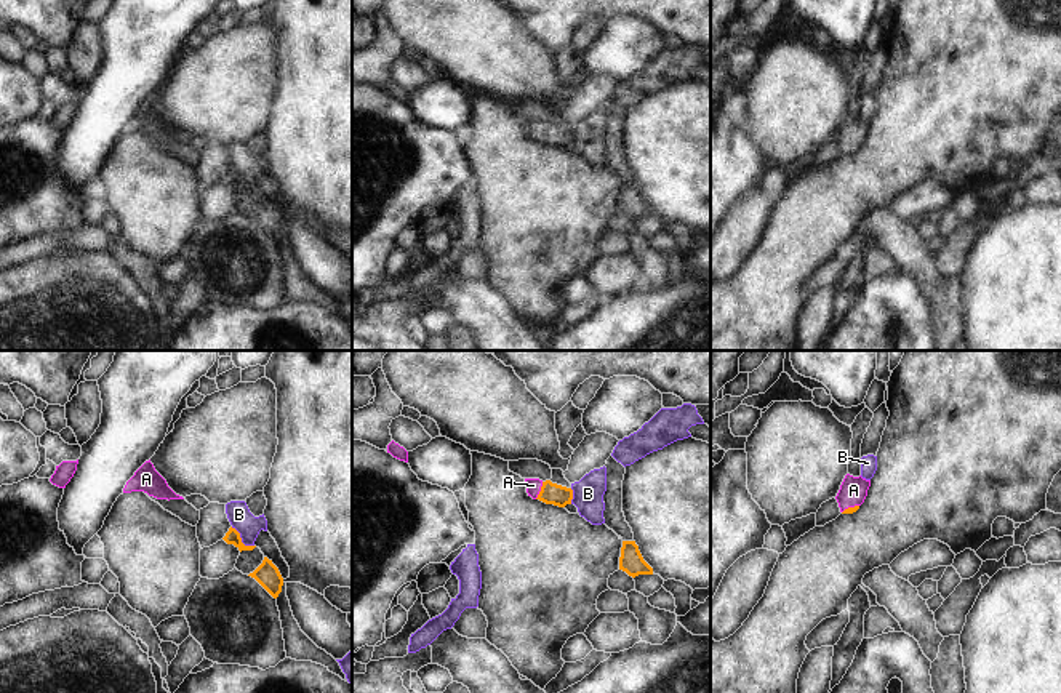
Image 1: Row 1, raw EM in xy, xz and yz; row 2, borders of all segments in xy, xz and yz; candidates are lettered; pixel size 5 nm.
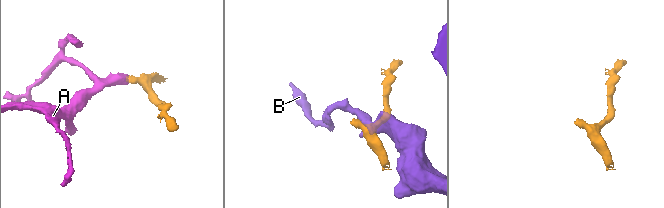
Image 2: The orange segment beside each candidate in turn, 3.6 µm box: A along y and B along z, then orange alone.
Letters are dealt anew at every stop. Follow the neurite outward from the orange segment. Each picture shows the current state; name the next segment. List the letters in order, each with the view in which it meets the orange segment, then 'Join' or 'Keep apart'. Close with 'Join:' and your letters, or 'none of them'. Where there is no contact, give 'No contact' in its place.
A: Touches orange in xz. Join
B: Touches orange in xy. Keep apart
Join: A

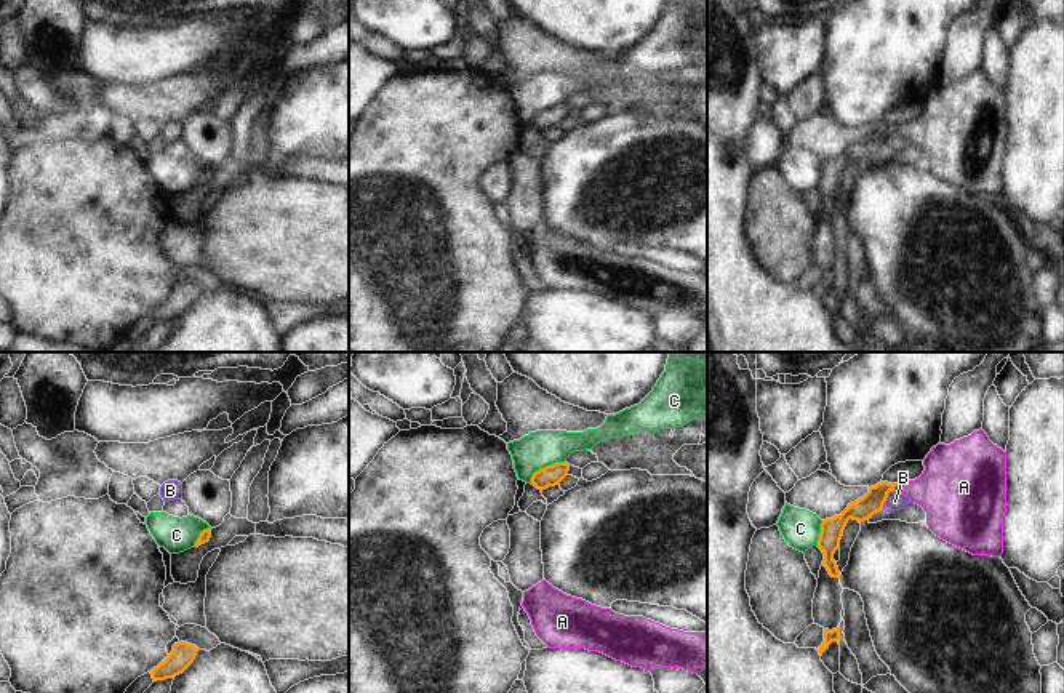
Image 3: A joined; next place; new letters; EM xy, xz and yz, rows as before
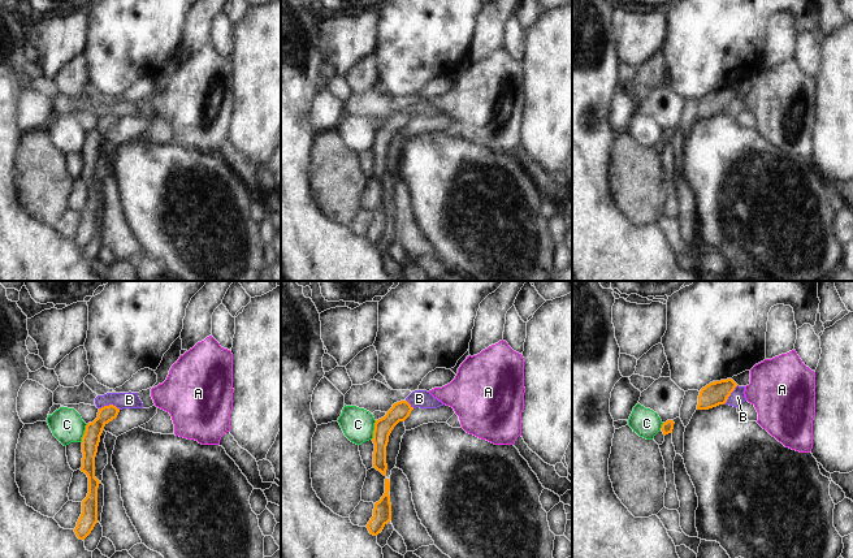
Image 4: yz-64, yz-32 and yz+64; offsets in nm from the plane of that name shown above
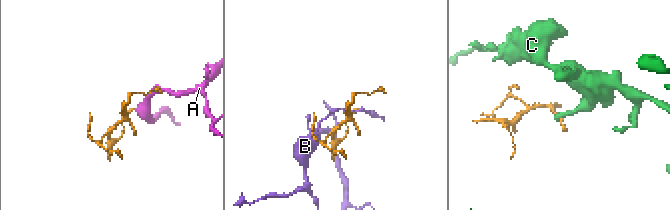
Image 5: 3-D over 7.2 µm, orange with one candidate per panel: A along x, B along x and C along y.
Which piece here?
A: Touches orange in yz. Keep apart
B: Touches orange in yz. Keep apart
C: Touches orange in xz. Keep apart
Join: none of them

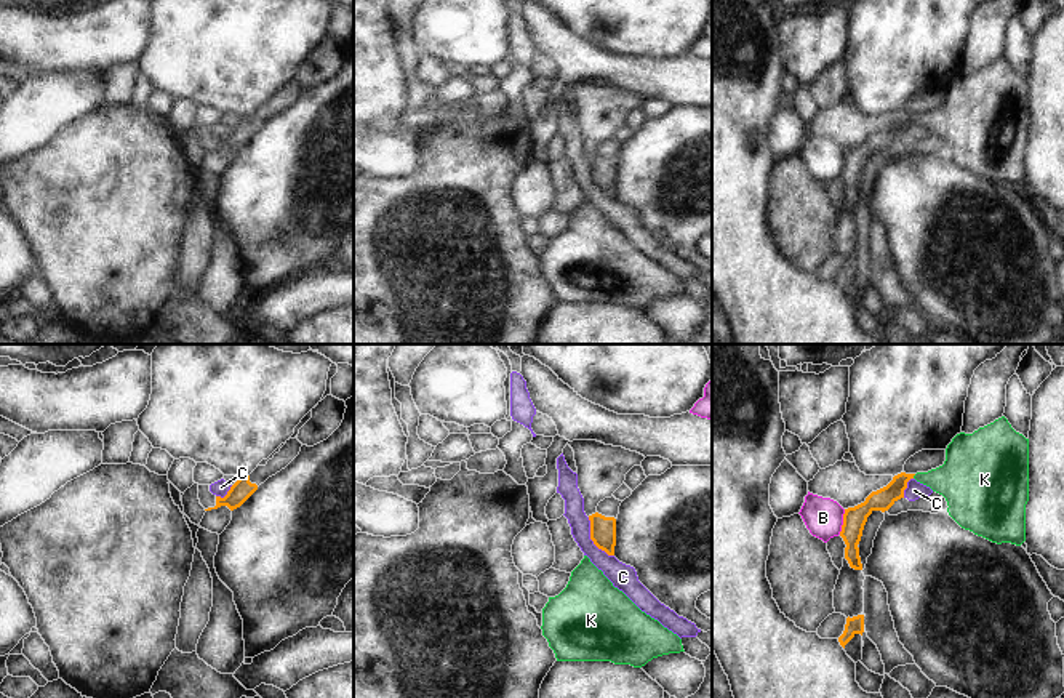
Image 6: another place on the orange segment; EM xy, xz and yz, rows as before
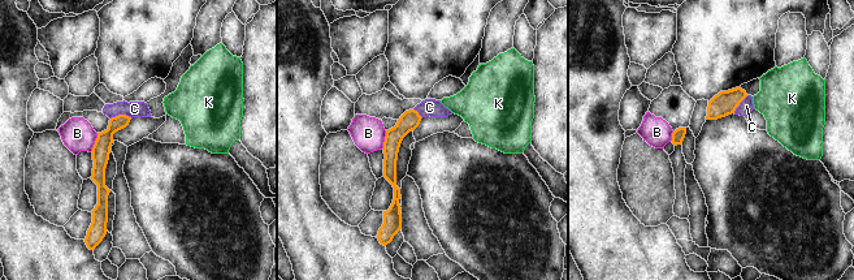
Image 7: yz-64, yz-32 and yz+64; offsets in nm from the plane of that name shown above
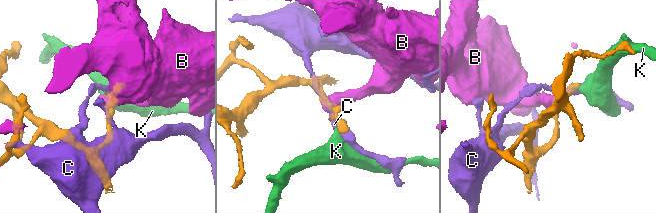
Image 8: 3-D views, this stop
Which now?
B: Touches orange in yz. Keep apart
C: Touches orange in xz. Keep apart
K: Touches orange in yz. Keep apart
Join: none of them

